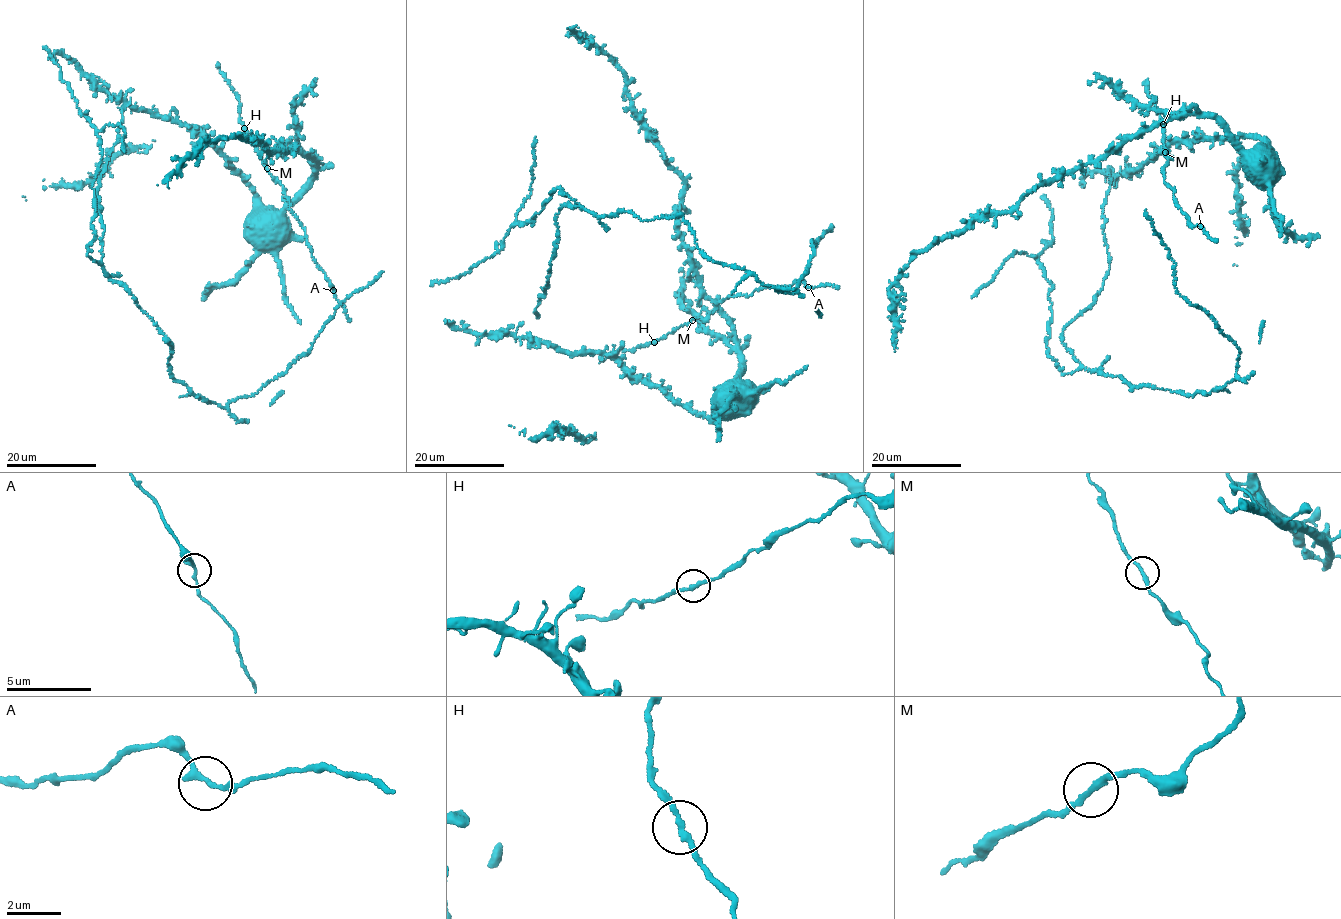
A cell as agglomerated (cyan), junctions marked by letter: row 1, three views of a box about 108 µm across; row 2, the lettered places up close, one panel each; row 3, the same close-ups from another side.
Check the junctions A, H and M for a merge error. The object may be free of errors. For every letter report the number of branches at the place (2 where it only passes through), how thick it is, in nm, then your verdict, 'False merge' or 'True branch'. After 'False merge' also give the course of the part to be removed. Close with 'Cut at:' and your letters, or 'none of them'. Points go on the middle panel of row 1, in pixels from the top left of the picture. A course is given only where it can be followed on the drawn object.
A: Branches: 2. Thickness 200 nm. True branch
H: Branches: 2. Thickness 200 nm. False merge. Course of the part to remove: (654, 341), (612, 353), (599, 362)
M: Branches: 2. Thickness 220 nm. True branch
Cut at: H

